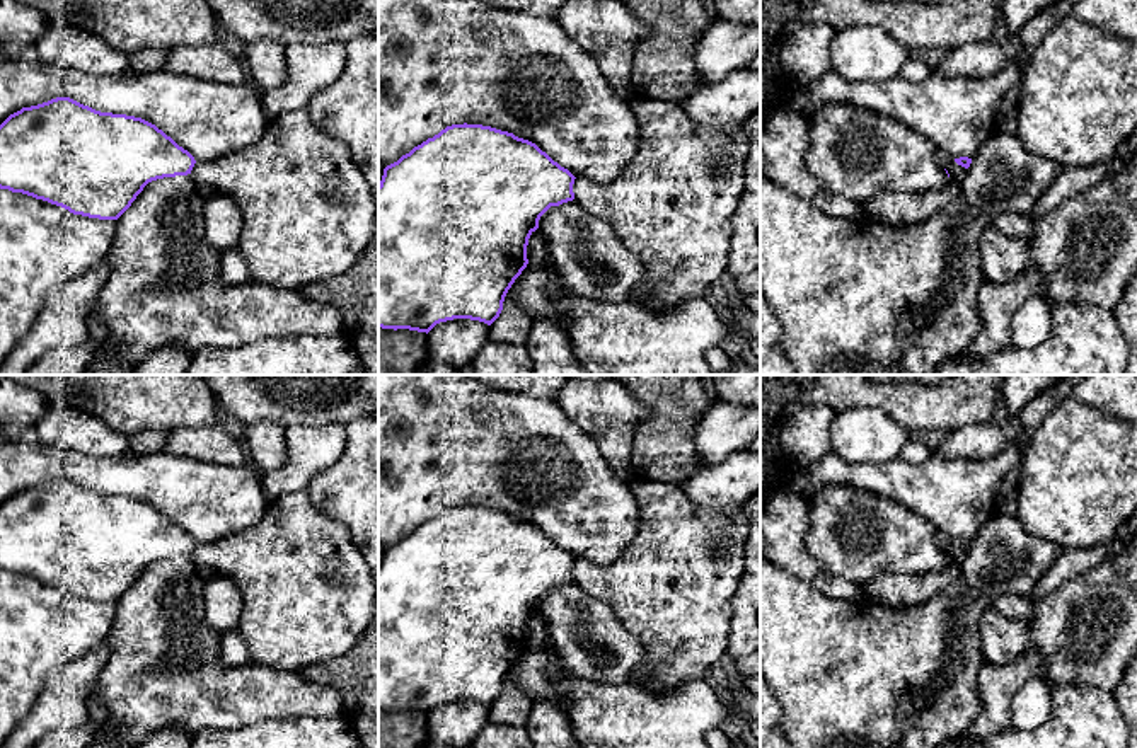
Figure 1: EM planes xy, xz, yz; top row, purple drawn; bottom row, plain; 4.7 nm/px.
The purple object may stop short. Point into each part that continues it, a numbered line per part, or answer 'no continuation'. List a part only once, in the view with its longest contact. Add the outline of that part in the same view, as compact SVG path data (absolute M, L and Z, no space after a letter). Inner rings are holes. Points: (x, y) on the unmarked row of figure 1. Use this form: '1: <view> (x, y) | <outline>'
no continuation

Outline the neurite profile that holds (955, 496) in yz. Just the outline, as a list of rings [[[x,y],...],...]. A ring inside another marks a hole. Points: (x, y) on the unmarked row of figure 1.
[[[1016,438],[1001,453],[984,460],[943,458],[932,452],[922,463],[907,463],[902,458],[892,458],[883,465],[871,465],[847,463],[832,452],[803,467],[801,475],[810,494],[825,486],[852,486],[909,508],[953,540],[973,540],[982,523],[996,515],[996,499],[1001,484],[1019,463],[1021,446]]]

